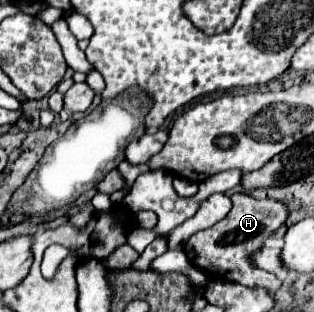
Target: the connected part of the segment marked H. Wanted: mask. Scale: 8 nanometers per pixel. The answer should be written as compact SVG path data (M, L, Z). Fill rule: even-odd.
M243 193L231 195L231 201L233 201L233 207L225 219L221 219L219 223L215 223L213 227L209 227L205 231L197 231L195 235L191 235L185 241L187 259L202 270L219 274L224 270L223 279L227 279L227 281L235 281L235 283L247 285L251 289L267 289L267 293L275 295L281 287L281 281L275 279L273 273L251 267L247 263L247 255L257 251L261 247L261 241L265 237L269 237L287 219L287 209L285 209L285 205L279 205L279 201L253 199ZM221 261L225 261L229 265L221 267Z

